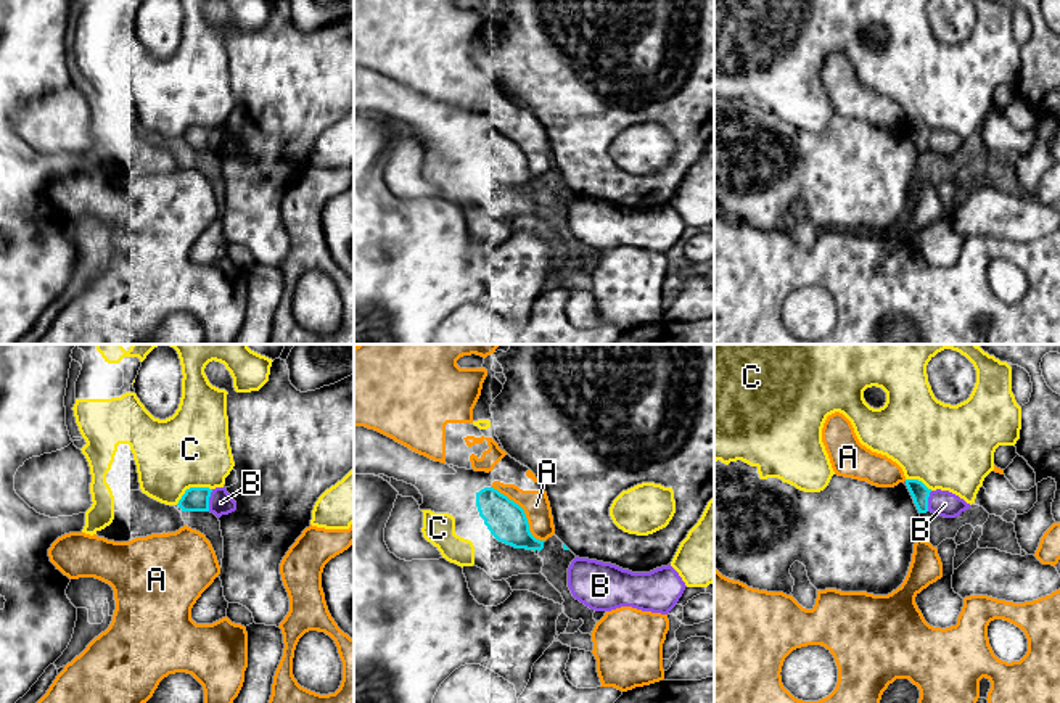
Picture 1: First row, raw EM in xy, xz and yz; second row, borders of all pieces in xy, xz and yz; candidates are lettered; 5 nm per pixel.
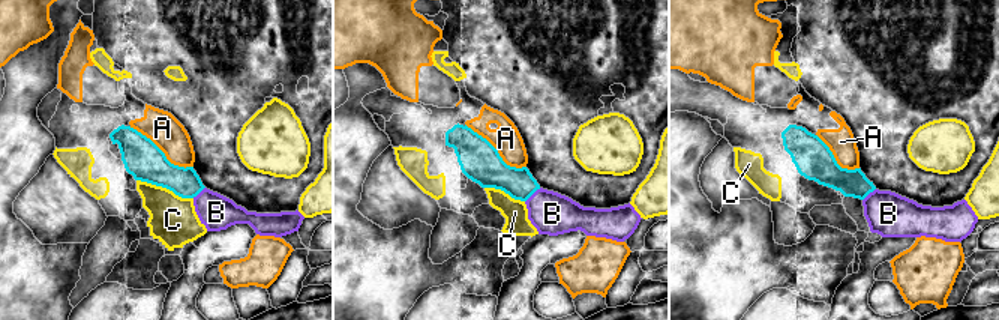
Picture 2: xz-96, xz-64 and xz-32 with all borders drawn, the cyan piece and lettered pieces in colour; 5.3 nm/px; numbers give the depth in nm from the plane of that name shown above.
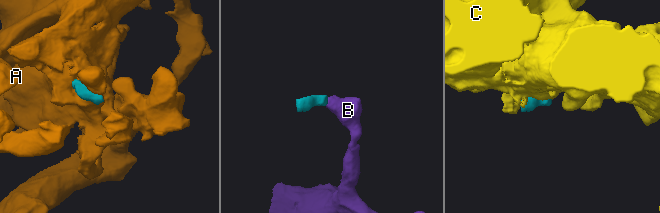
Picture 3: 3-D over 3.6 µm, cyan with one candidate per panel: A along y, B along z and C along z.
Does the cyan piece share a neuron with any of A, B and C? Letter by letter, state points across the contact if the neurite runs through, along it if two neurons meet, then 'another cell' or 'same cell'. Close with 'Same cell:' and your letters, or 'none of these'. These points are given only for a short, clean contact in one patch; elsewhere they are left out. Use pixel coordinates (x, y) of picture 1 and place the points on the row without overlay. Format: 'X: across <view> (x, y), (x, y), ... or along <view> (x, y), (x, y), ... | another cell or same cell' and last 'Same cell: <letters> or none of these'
A: another cell
B: along xy (213, 129), (208, 139), (208, 150) | another cell
C: another cell
Same cell: none of these

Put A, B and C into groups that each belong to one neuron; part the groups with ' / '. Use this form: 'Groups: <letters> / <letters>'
Groups: A / B / C

